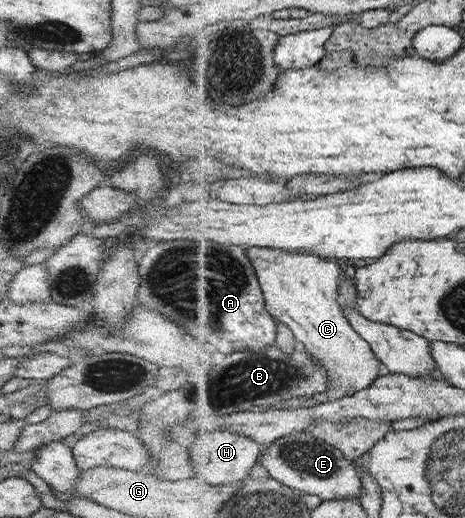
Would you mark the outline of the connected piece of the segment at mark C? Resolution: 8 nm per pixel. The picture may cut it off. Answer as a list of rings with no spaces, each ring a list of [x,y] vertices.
[[[251,247],[247,252],[261,274],[261,284],[266,296],[266,306],[273,317],[287,324],[293,330],[298,342],[307,346],[314,359],[325,365],[330,372],[332,388],[329,393],[334,396],[349,396],[368,389],[381,376],[381,360],[376,355],[372,343],[353,326],[340,302],[340,286],[345,272],[334,259],[326,259],[315,253],[291,252],[279,248]]]

